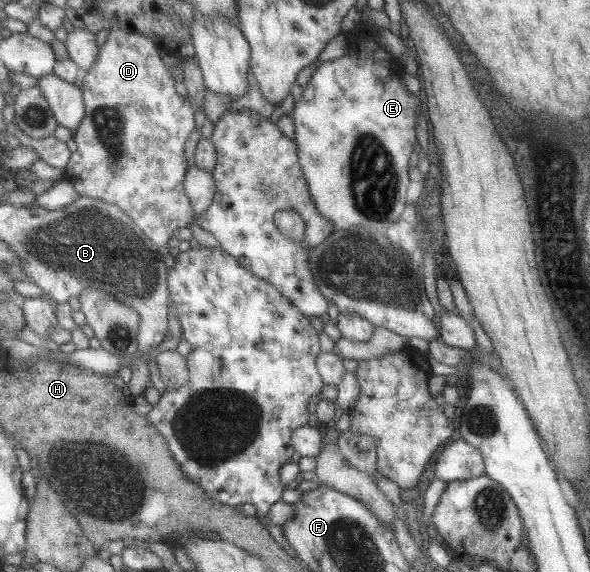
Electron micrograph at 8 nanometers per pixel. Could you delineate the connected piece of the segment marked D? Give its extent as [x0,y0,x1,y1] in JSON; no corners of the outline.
[65,28,198,250]

